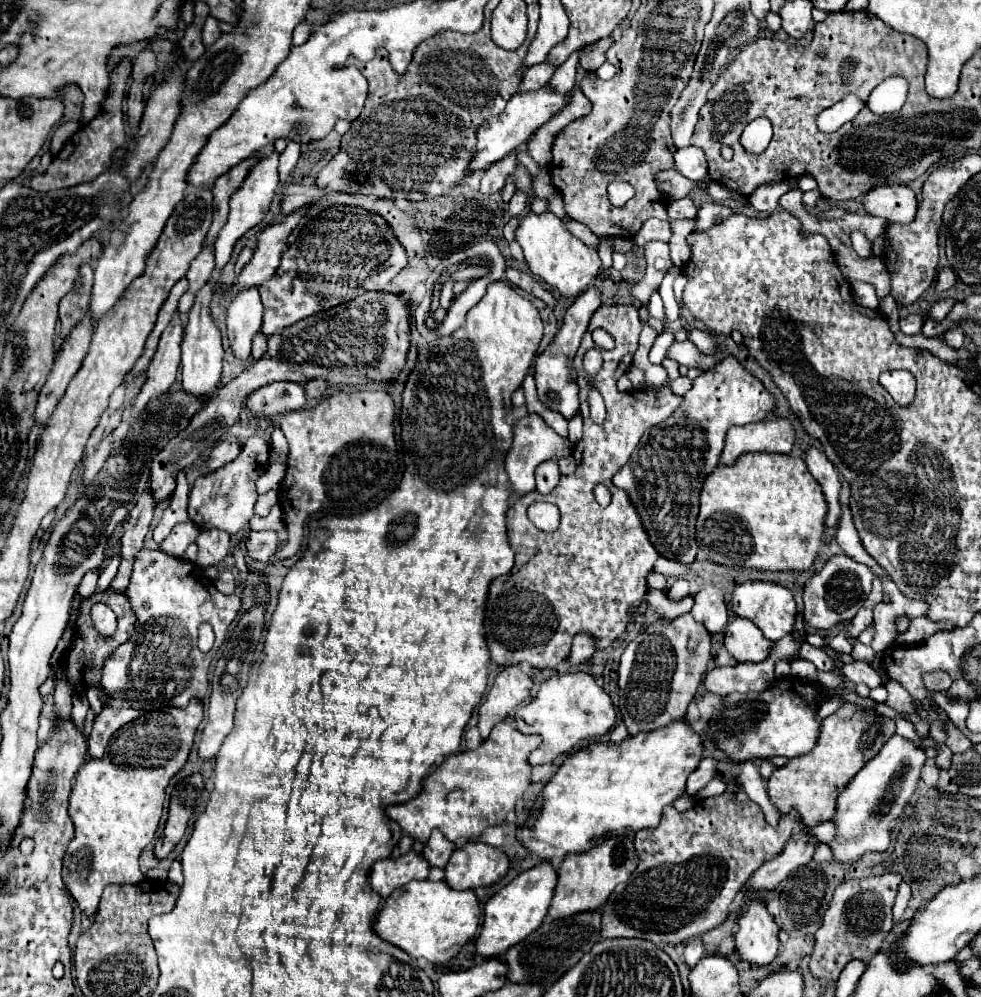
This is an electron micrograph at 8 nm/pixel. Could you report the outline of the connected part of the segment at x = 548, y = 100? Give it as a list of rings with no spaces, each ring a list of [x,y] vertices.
[[[539,89],[539,91],[527,91],[527,93],[515,93],[505,111],[497,117],[489,117],[485,123],[477,127],[477,145],[473,149],[473,159],[469,161],[469,175],[485,169],[491,163],[501,161],[505,155],[511,151],[517,151],[521,143],[525,143],[537,127],[541,127],[545,121],[551,119],[551,115],[557,115],[565,105],[565,97],[559,93],[553,93],[549,89]]]

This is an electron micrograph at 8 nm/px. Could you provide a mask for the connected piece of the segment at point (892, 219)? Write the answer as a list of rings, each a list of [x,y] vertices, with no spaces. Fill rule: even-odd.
[[[909,185],[875,187],[863,197],[869,215],[883,217],[887,223],[911,223],[917,211],[917,195]]]

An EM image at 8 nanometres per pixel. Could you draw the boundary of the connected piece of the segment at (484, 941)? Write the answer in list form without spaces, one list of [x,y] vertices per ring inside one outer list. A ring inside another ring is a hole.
[[[539,863],[533,869],[515,877],[511,885],[499,889],[485,903],[485,919],[481,933],[475,939],[475,953],[483,959],[493,959],[501,957],[509,947],[523,941],[545,919],[553,891],[555,891],[555,869],[551,867],[551,863]]]

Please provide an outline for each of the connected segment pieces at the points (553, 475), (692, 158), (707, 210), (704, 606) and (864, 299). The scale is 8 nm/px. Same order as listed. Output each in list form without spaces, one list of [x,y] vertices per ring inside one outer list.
[[[555,459],[541,463],[541,465],[537,467],[537,471],[535,471],[537,491],[543,493],[543,495],[551,493],[551,491],[557,487],[559,477],[561,477],[561,473],[559,473],[559,467],[557,467],[557,461],[555,461]]]
[[[687,147],[687,149],[677,149],[675,151],[675,171],[685,175],[687,179],[701,183],[701,179],[707,177],[707,161],[705,153],[699,147]]]
[[[709,201],[709,203],[705,203],[705,205],[699,207],[699,211],[697,211],[697,223],[695,223],[695,229],[693,231],[707,231],[715,223],[727,219],[731,213],[733,211],[729,207]]]
[[[705,585],[695,595],[695,605],[691,615],[699,623],[703,623],[709,633],[721,633],[729,621],[729,611],[727,611],[727,601],[723,591],[713,585]]]
[[[853,283],[851,291],[853,291],[853,297],[855,297],[855,301],[859,305],[869,307],[869,309],[877,309],[879,297],[875,295],[875,287],[873,285],[869,285],[869,283]]]

